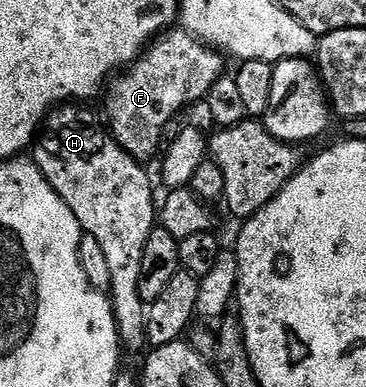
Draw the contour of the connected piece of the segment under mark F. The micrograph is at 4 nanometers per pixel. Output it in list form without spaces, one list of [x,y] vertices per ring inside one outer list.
[[[171,27],[151,41],[142,56],[113,82],[110,98],[109,93],[105,98],[105,120],[120,147],[136,160],[149,162],[158,145],[160,149],[163,144],[162,129],[179,116],[178,112],[189,101],[201,102],[207,98],[210,88],[224,76],[222,60],[219,50],[181,27]]]

